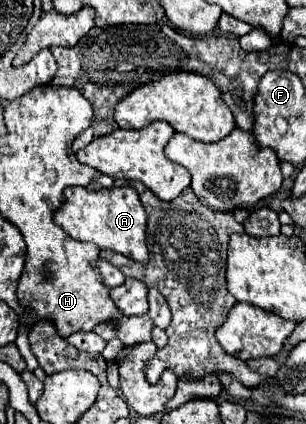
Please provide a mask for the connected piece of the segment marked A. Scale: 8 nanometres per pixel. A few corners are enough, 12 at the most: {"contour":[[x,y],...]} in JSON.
{"contour":[[68,187],[54,213],[72,239],[148,263],[134,187]]}

